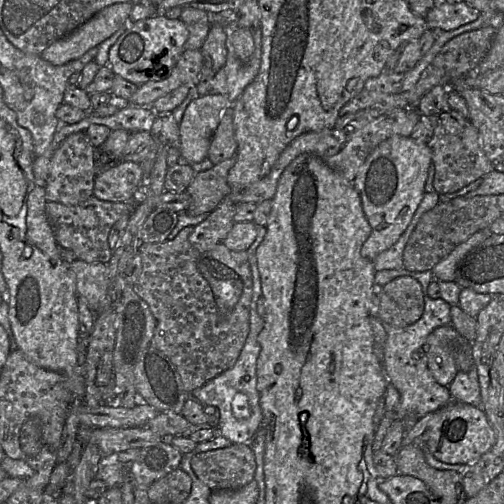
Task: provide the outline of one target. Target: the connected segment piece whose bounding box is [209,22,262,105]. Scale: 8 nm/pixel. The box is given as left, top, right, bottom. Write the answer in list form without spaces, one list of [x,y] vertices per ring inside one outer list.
[[[229,23],[225,26],[227,33],[226,47],[227,59],[225,65],[216,72],[209,93],[224,95],[230,105],[233,105],[244,89],[257,76],[262,57],[262,31],[261,27],[250,29],[252,31],[255,50],[247,64],[242,64],[235,53],[232,40],[238,24]]]

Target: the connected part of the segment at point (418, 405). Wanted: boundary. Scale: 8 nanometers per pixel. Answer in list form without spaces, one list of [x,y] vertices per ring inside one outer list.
[[[432,270],[425,272],[412,272],[412,277],[422,285],[425,309],[422,317],[412,325],[397,328],[383,323],[387,332],[387,340],[384,348],[384,371],[389,382],[400,393],[400,406],[397,412],[397,420],[403,421],[406,417],[422,419],[428,413],[435,413],[441,408],[453,403],[453,398],[448,387],[441,386],[433,377],[428,368],[427,358],[423,352],[423,346],[428,336],[438,327],[451,325],[451,305],[444,299],[432,299],[428,288],[434,280]]]

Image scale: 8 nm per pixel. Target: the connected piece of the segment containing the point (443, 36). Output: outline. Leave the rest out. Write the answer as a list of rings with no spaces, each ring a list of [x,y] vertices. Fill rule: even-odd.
[[[481,13],[475,21],[460,26],[457,29],[439,31],[432,47],[412,70],[397,73],[394,70],[389,71],[384,69],[379,76],[369,78],[366,81],[365,89],[387,94],[400,94],[411,90],[419,81],[423,71],[432,63],[448,41],[464,32],[487,25],[489,25],[488,18]]]

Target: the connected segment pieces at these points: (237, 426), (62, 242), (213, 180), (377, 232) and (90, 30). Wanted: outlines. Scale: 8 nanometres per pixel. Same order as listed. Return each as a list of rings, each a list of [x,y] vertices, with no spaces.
[[[257,225],[257,236],[252,245],[246,250],[252,272],[253,290],[250,303],[249,333],[241,353],[235,364],[208,381],[200,388],[194,389],[190,398],[200,402],[203,406],[216,406],[220,411],[218,434],[227,438],[231,443],[245,443],[250,446],[255,433],[261,428],[263,414],[260,407],[260,396],[257,390],[257,359],[261,346],[257,337],[264,326],[264,319],[257,313],[257,301],[262,296],[261,278],[257,265],[256,250],[266,235],[266,227]]]
[[[93,195],[78,205],[47,201],[45,211],[60,247],[72,250],[77,259],[82,261],[107,264],[113,253],[108,241],[110,230],[120,218],[131,214],[135,206],[133,201],[108,202]]]
[[[236,154],[215,164],[209,170],[195,173],[191,184],[185,190],[191,199],[186,211],[189,215],[211,213],[229,195],[230,187],[227,177],[235,162]]]
[[[394,135],[379,144],[368,156],[353,182],[372,228],[371,235],[361,249],[363,257],[374,261],[406,231],[426,194],[431,163],[432,150],[428,143],[417,141],[411,136]]]
[[[121,2],[101,9],[70,34],[48,46],[40,54],[41,58],[52,65],[60,66],[82,57],[130,19],[132,8],[131,2]]]

